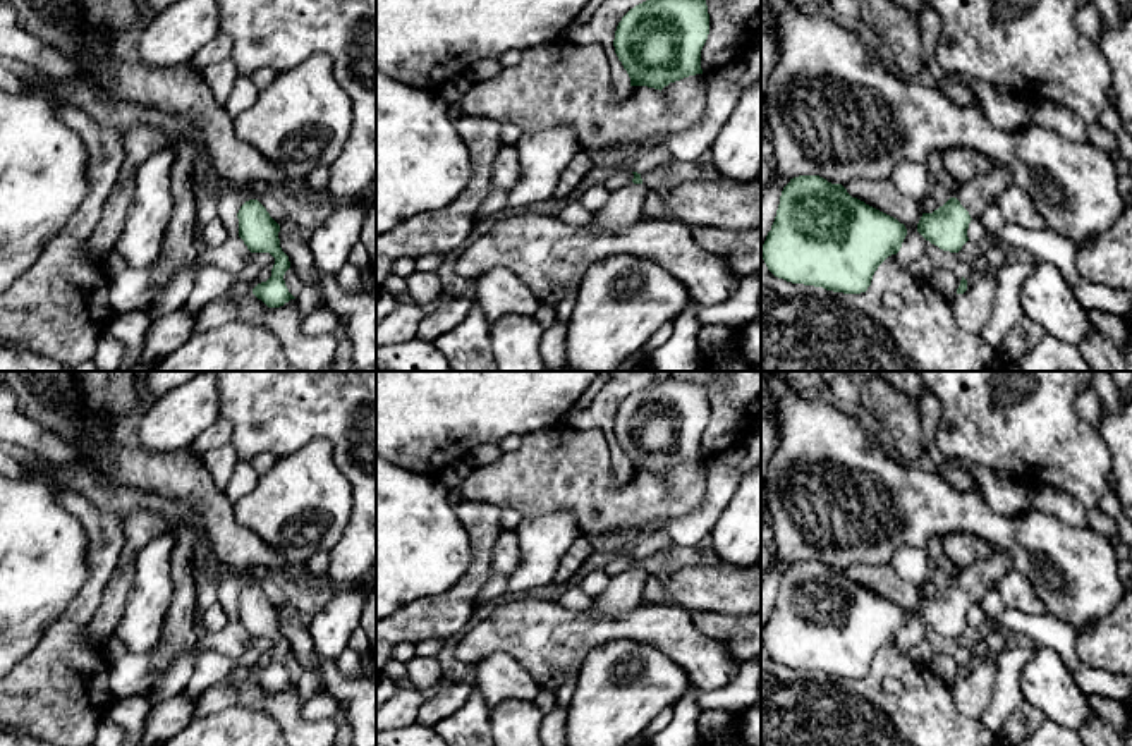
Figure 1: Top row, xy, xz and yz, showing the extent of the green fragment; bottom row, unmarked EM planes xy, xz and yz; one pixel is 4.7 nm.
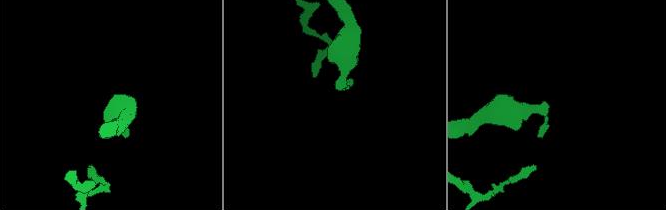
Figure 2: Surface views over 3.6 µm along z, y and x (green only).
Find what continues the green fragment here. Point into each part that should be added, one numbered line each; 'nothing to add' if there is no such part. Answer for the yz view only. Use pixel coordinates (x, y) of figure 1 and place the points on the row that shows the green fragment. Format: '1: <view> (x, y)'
1: yz (976, 196)

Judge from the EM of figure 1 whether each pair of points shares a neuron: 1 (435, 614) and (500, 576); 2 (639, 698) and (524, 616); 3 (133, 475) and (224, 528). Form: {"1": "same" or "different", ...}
{"1": "different", "2": "different", "3": "same"}

